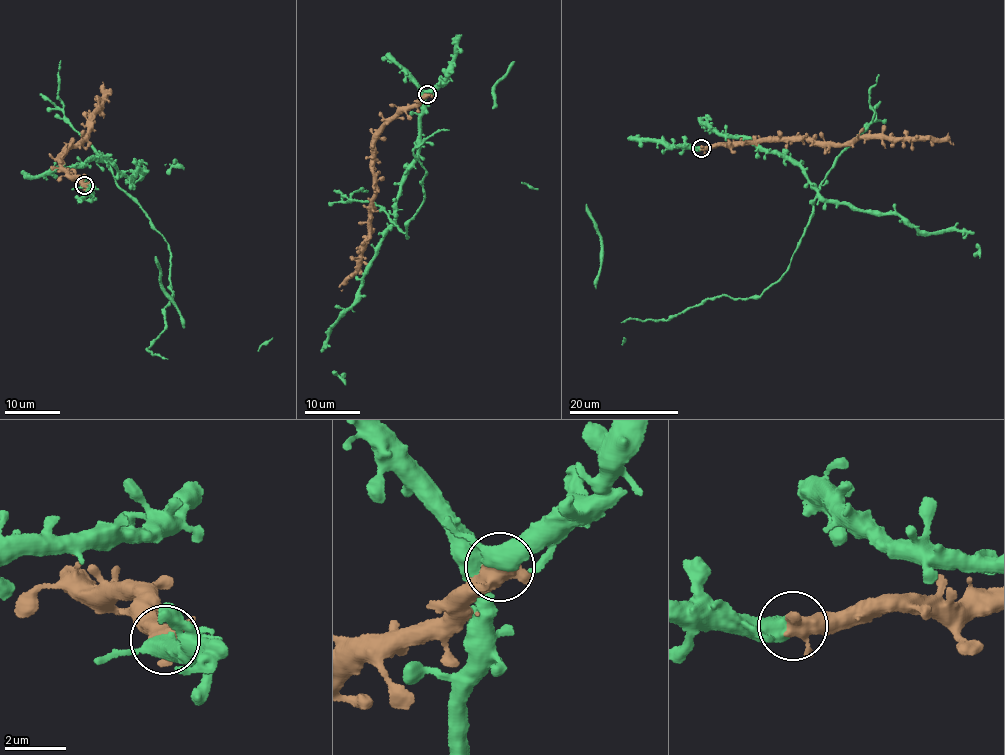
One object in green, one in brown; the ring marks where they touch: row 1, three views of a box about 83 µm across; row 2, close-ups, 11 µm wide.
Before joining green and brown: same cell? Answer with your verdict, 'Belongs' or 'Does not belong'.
Belongs

